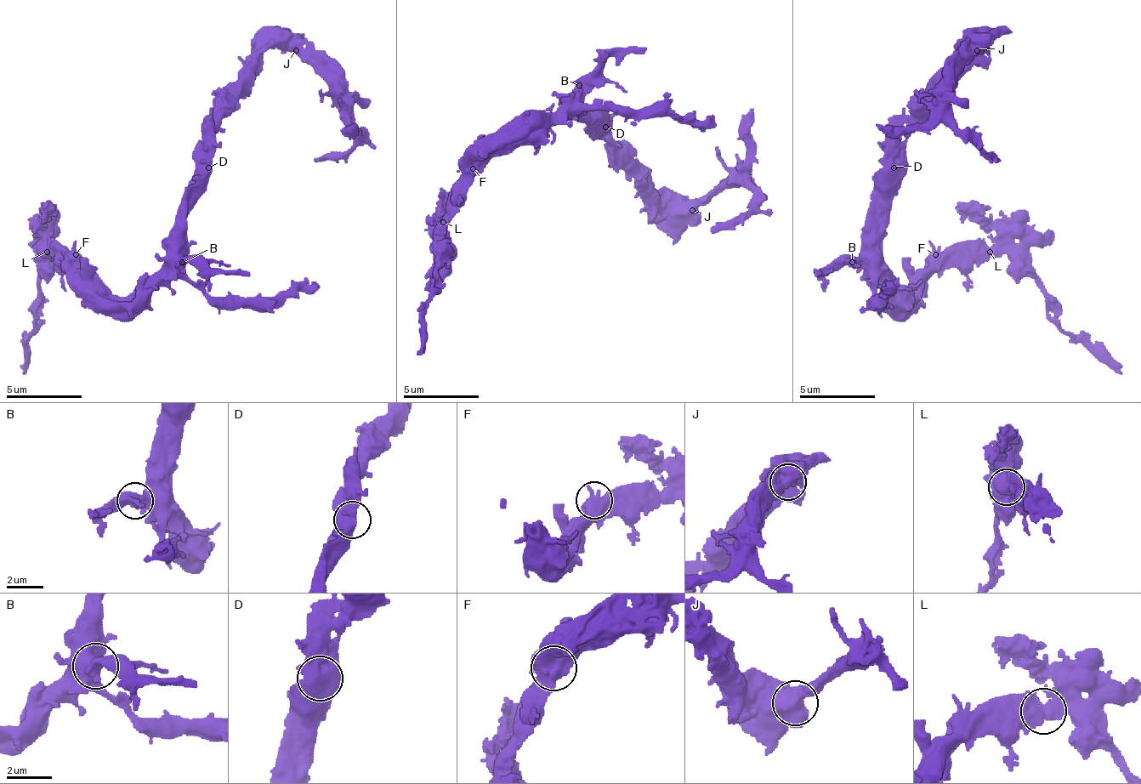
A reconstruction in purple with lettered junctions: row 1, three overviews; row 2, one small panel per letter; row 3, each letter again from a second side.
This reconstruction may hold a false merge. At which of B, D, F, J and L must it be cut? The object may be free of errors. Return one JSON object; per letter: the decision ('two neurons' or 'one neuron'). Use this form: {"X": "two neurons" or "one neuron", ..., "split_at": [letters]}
{"B": "one neuron", "D": "one neuron", "F": "one neuron", "J": "one neuron", "L": "one neuron", "split_at": []}

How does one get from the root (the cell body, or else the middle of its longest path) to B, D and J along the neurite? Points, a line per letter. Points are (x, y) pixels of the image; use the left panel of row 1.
B: (186, 220), (182, 224), (182, 262)
D: (186, 220), (186, 197), (193, 190), (197, 178), (208, 167)
J: (186, 220), (186, 197), (197, 174), (197, 148), (212, 126), (216, 99), (269, 46), (296, 50)

